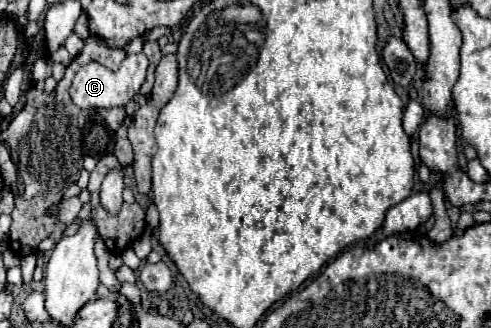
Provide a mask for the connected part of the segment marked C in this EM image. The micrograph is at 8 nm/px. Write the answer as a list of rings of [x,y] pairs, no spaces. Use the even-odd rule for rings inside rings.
[[[143,53],[127,55],[127,59],[121,63],[121,67],[117,71],[109,71],[107,67],[103,67],[99,63],[87,63],[85,67],[81,67],[77,71],[77,75],[73,79],[69,91],[71,99],[82,109],[125,107],[131,101],[131,97],[135,97],[139,93],[139,87],[145,81],[147,65],[149,65],[149,61]]]

